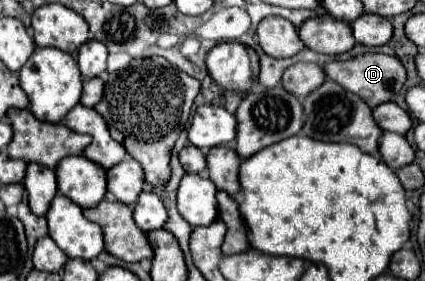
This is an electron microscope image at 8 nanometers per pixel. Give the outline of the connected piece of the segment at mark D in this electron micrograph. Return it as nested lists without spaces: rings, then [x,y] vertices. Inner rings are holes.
[[[362,54],[352,60],[334,60],[324,64],[324,72],[330,80],[344,86],[344,90],[358,94],[364,102],[388,102],[404,86],[406,70],[398,58],[386,54]]]

